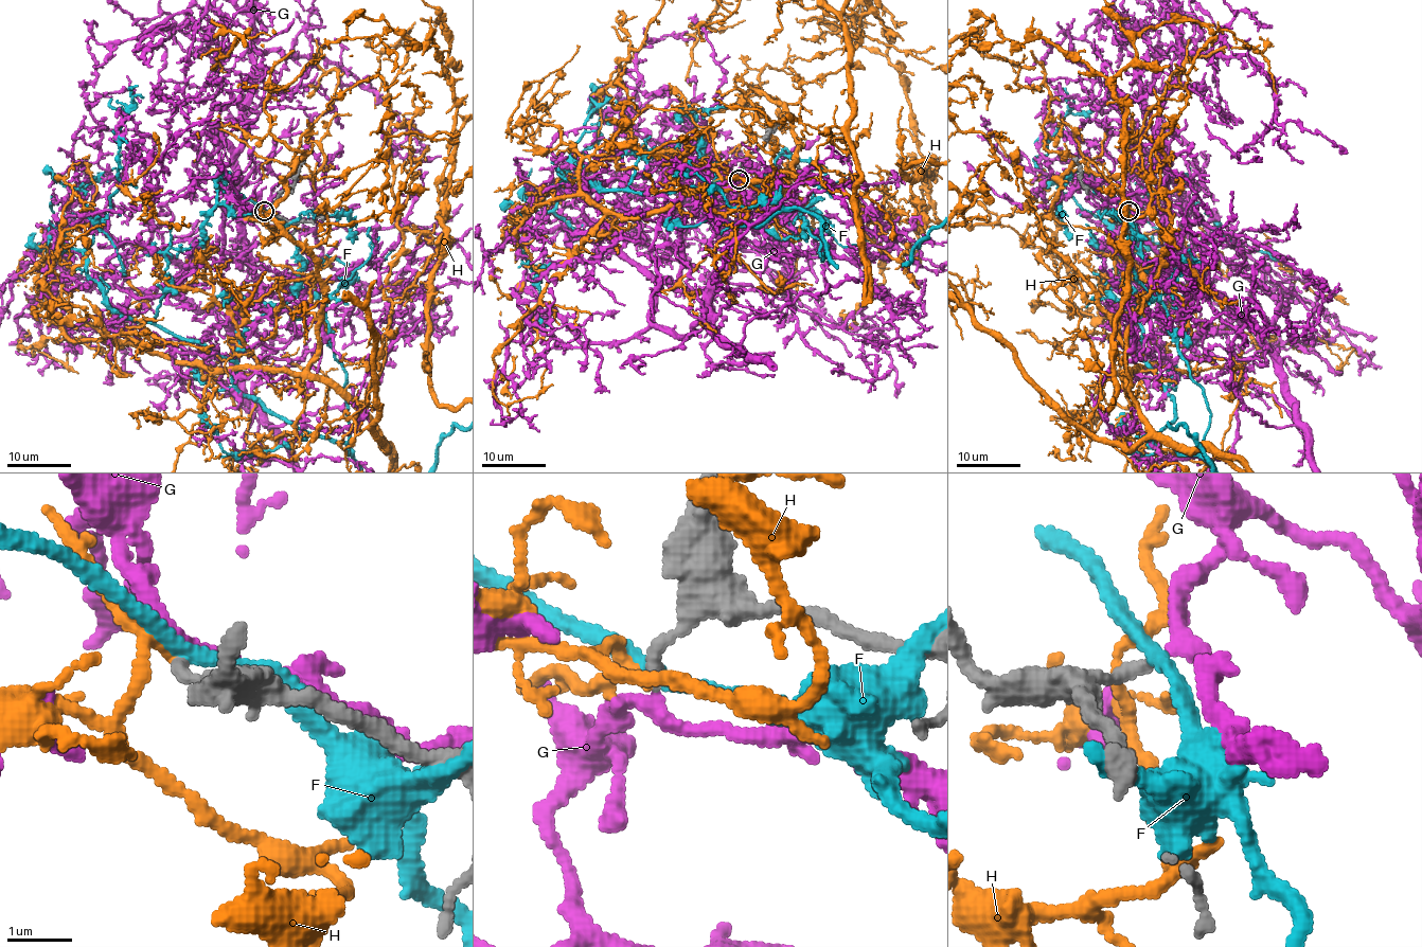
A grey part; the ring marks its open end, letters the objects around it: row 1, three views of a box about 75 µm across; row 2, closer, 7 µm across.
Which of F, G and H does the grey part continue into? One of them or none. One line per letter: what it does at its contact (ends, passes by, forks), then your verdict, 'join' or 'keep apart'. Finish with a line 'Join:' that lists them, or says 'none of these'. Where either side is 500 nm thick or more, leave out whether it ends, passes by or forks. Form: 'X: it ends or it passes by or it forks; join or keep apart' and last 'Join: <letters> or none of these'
F: it passes by; keep apart
G: it passes by; join
H: it passes by; keep apart
Join: G

